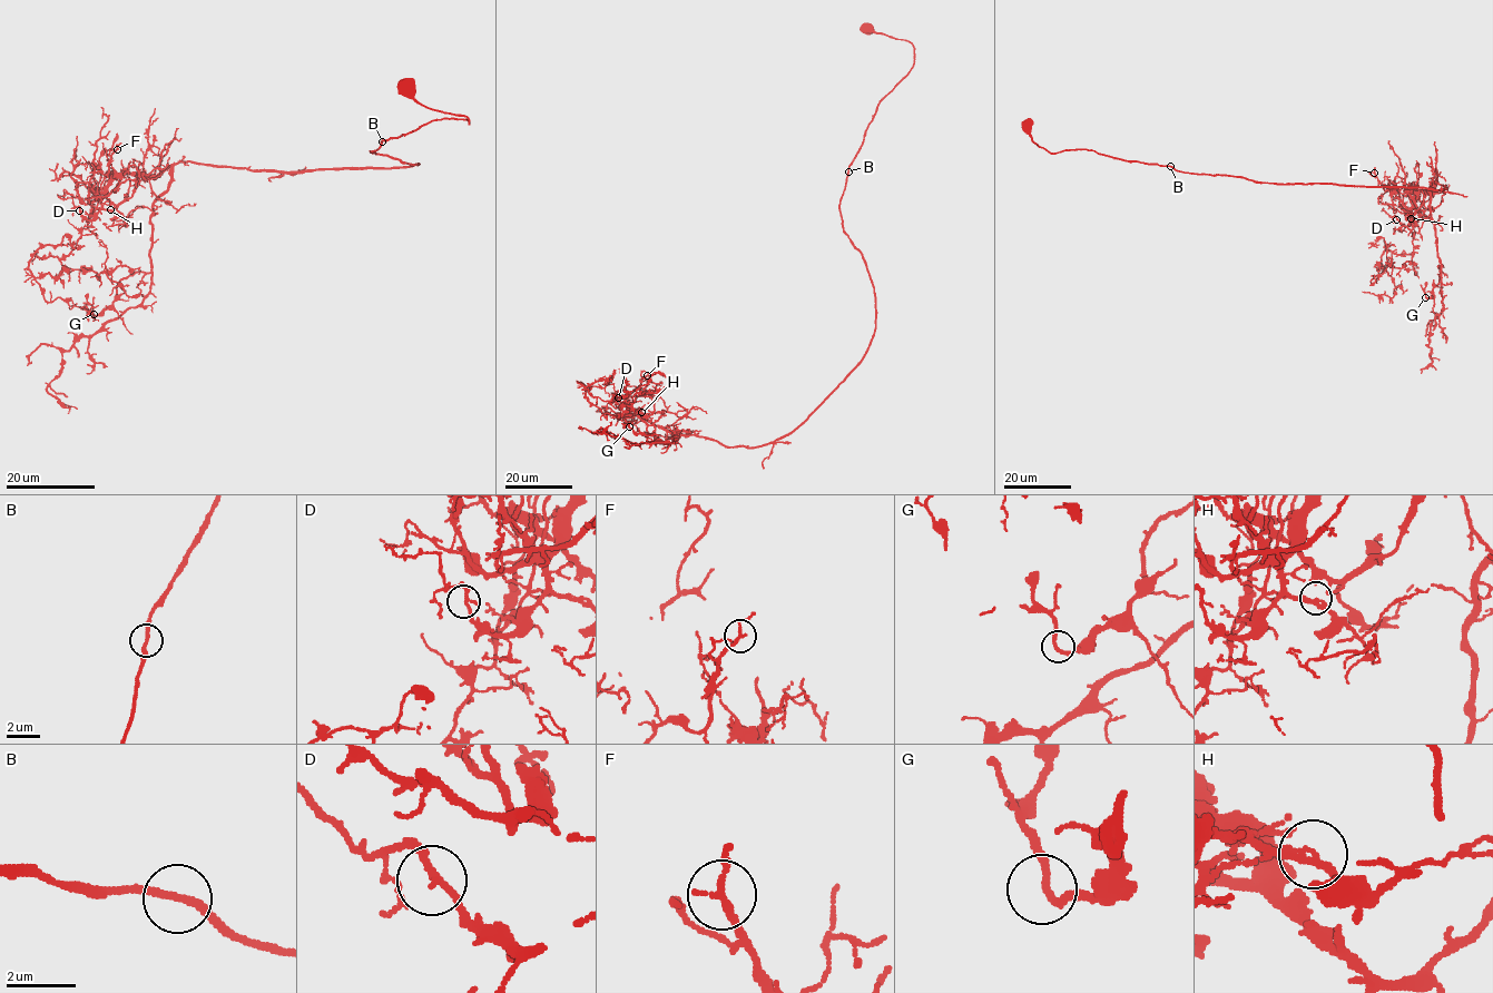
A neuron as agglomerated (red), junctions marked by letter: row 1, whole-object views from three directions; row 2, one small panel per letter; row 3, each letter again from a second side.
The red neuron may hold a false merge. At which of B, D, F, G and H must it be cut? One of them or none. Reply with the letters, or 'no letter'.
H

